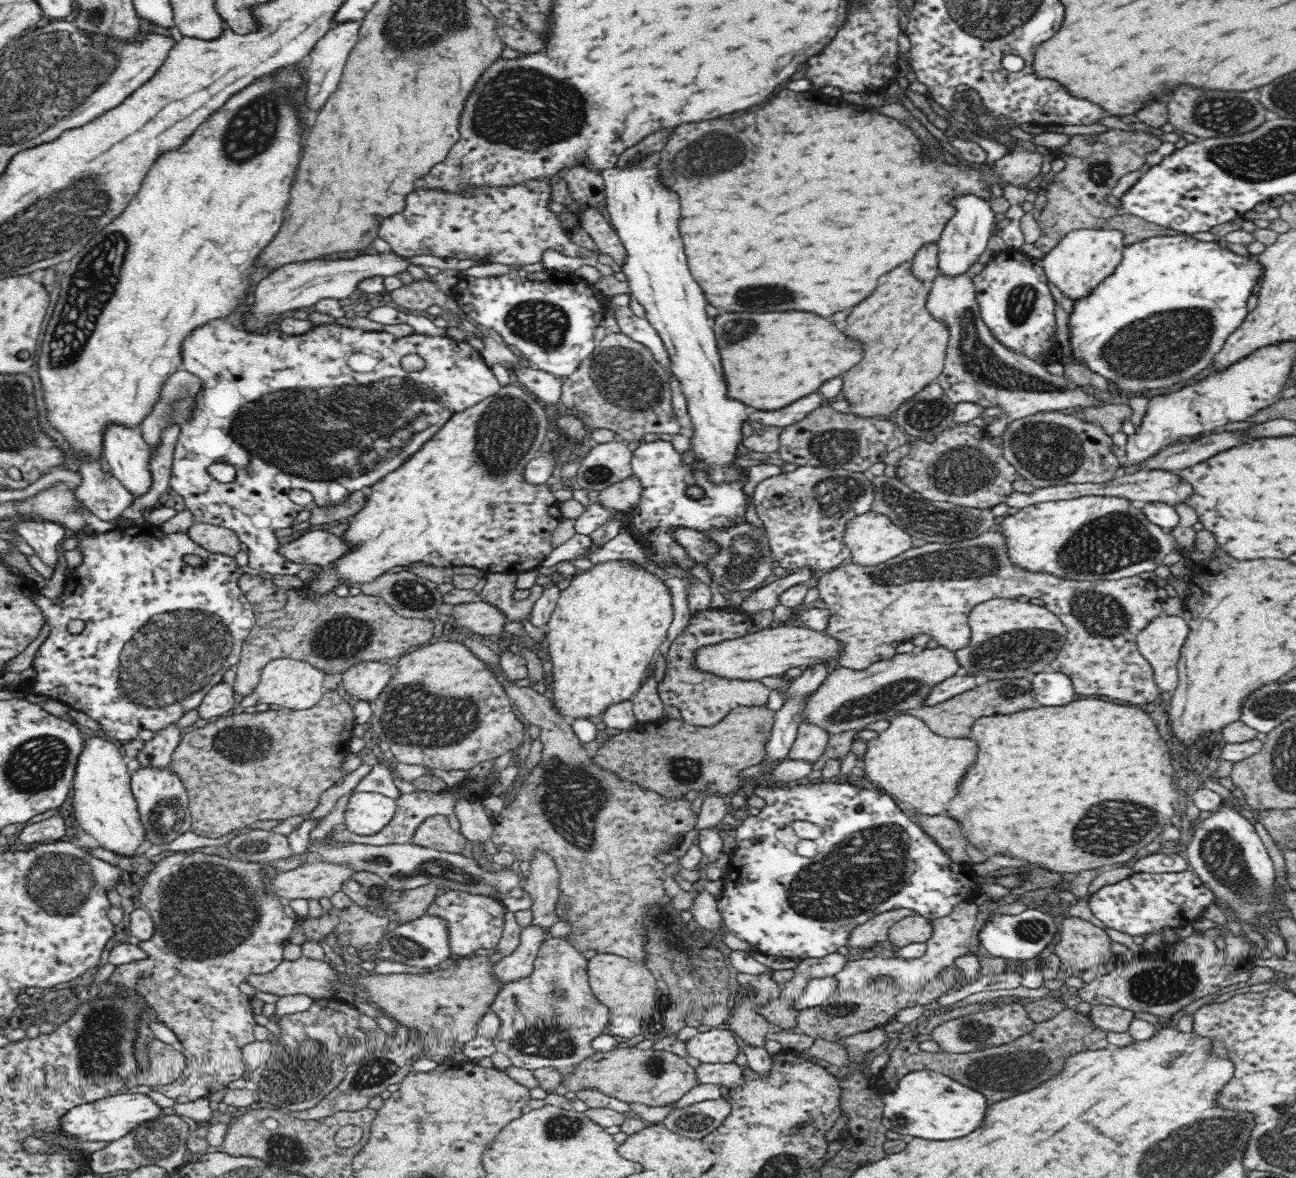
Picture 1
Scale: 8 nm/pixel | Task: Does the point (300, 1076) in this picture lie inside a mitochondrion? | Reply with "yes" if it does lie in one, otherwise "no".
yes

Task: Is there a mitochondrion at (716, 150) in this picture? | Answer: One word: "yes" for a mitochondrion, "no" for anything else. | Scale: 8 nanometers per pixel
yes

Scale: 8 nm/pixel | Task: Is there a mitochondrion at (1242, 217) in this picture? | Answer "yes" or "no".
no

